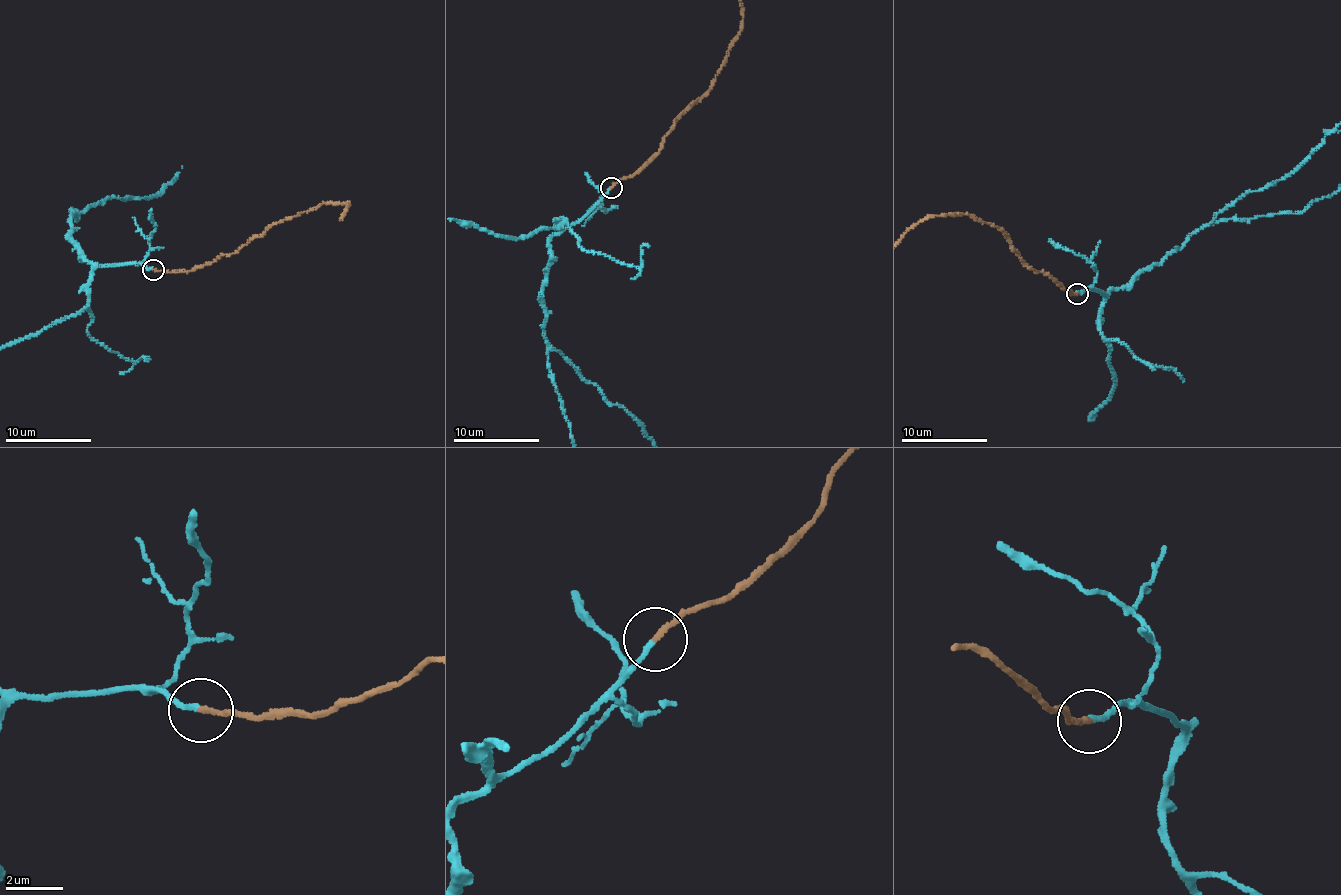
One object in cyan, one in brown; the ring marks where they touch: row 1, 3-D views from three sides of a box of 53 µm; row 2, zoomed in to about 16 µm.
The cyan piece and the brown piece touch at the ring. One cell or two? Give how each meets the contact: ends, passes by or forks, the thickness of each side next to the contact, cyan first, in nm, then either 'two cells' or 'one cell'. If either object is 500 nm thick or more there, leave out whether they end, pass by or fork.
cyan ends | brown ends | 170/170 nm | one cell

